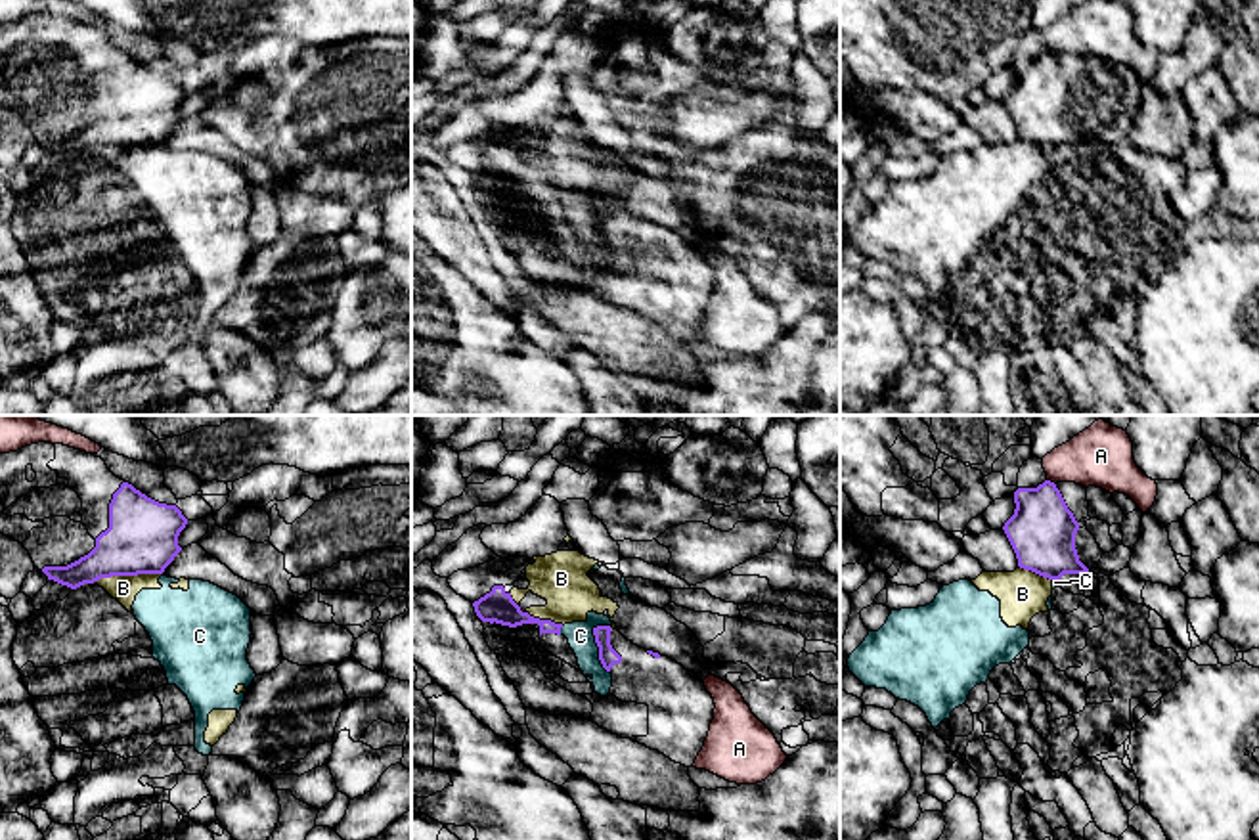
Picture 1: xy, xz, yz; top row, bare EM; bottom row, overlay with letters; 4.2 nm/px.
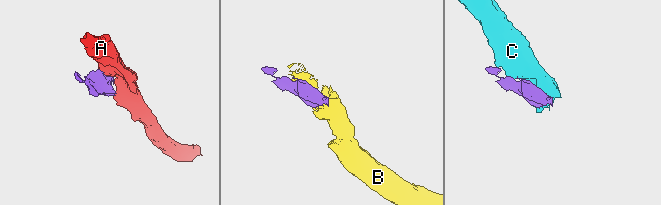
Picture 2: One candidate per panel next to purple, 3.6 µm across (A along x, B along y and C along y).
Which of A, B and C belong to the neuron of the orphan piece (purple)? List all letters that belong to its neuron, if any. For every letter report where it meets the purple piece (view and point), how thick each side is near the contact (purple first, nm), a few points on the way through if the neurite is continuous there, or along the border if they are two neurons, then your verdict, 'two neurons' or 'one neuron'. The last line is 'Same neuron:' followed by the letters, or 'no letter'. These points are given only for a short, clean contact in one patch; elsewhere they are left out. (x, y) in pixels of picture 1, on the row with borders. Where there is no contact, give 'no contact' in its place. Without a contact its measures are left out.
A: meets purple in yz at (1049, 481); 280 nm thick on the purple side, 260 nm on the other; border along yz (1047, 479), (1055, 485); two neurons
B: meets purple in xy at (129, 574); 300 nm thick on the purple side, 110 nm on the other; two neurons
C: meets purple in xz at (599, 649); 80 nm thick on the purple side, 110 nm on the other; border along xz (597, 624), (594, 630), (597, 659), (609, 672); two neurons
Same neuron: no letter

